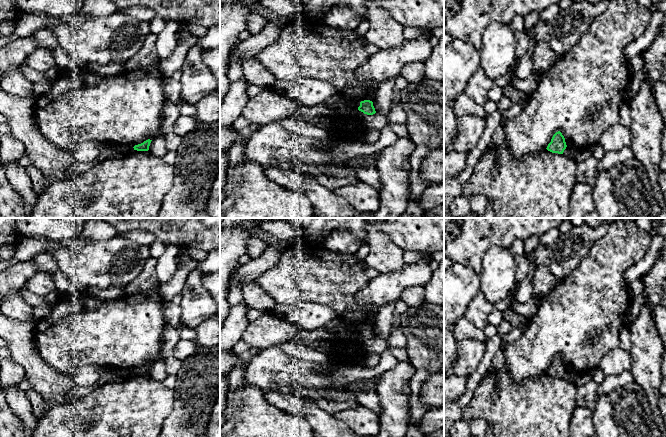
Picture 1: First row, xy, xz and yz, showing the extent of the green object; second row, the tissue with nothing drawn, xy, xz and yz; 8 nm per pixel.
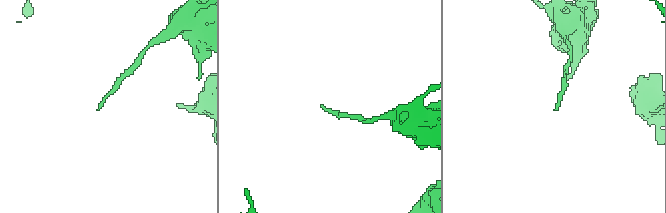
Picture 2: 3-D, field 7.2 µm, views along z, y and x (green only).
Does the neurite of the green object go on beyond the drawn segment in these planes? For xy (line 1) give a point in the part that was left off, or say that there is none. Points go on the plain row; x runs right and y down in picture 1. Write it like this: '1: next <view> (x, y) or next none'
1: next none

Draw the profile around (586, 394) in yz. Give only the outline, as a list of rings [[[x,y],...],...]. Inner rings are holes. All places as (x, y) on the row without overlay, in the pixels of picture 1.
[[[590,380],[586,384],[576,386],[576,404],[594,410],[600,396],[597,393],[598,383]]]

